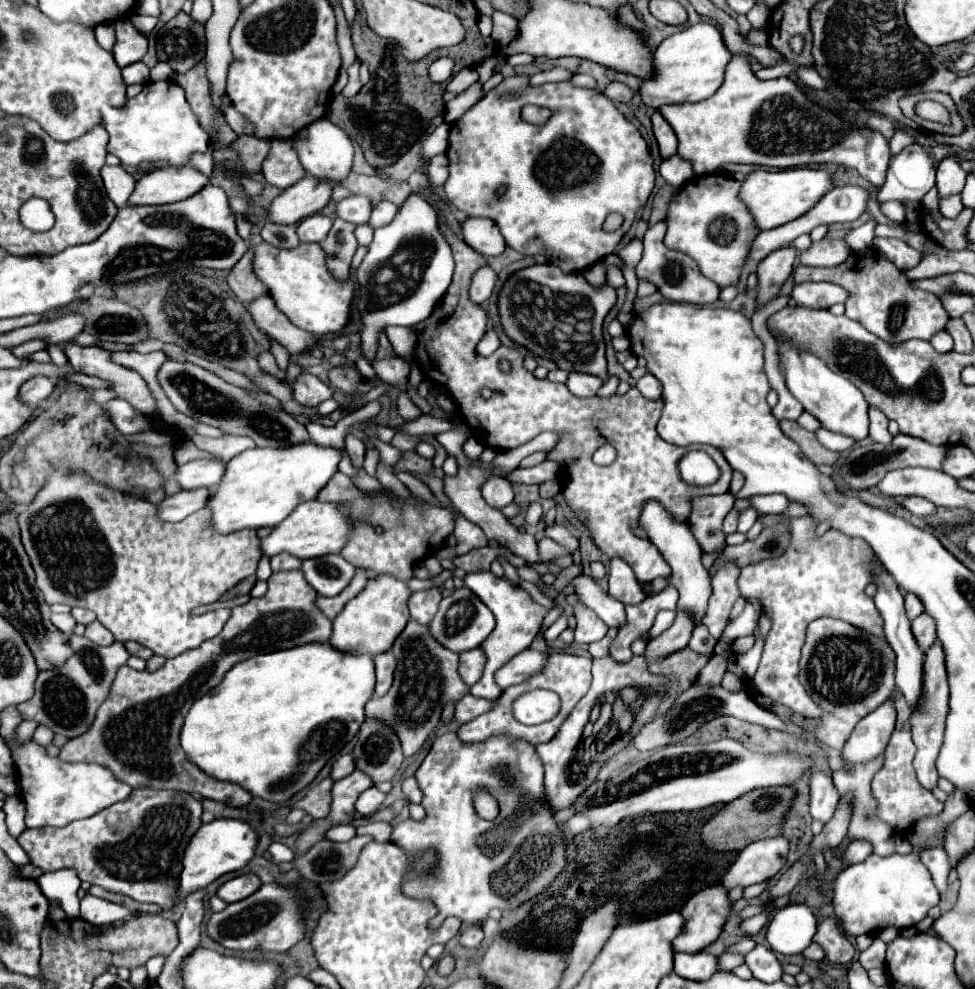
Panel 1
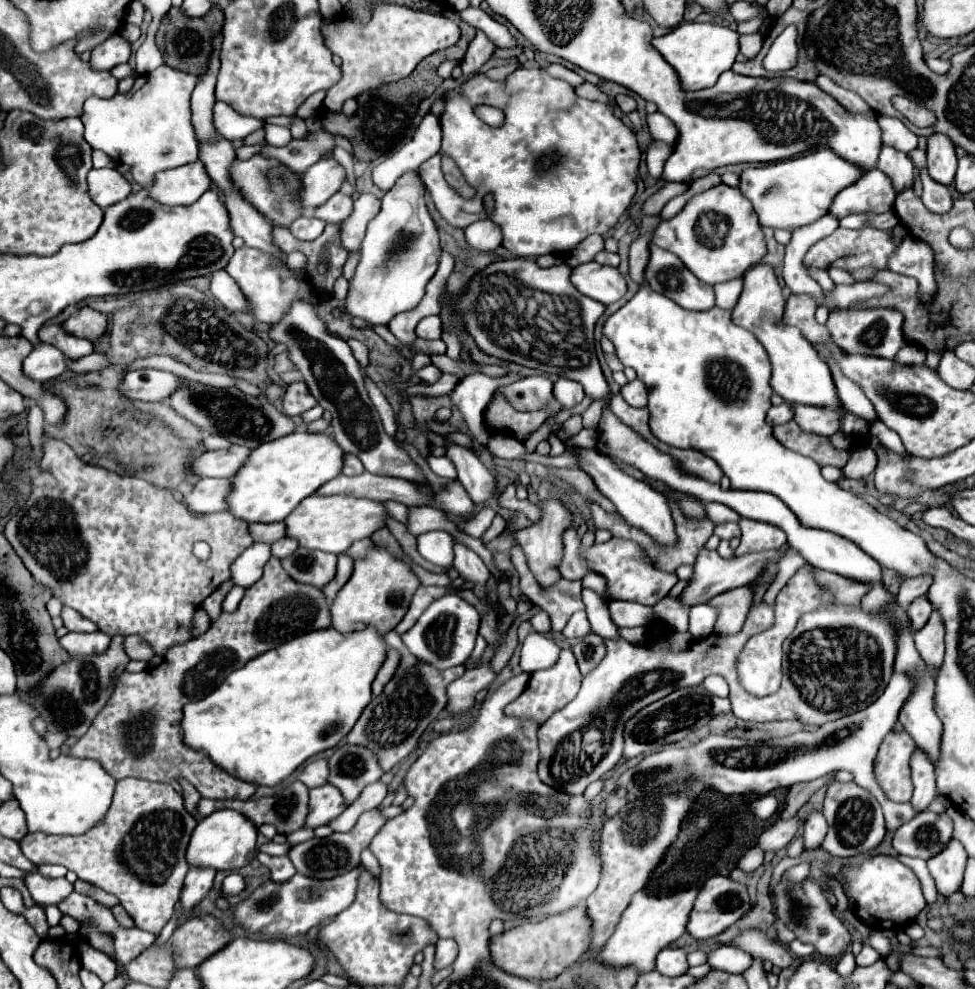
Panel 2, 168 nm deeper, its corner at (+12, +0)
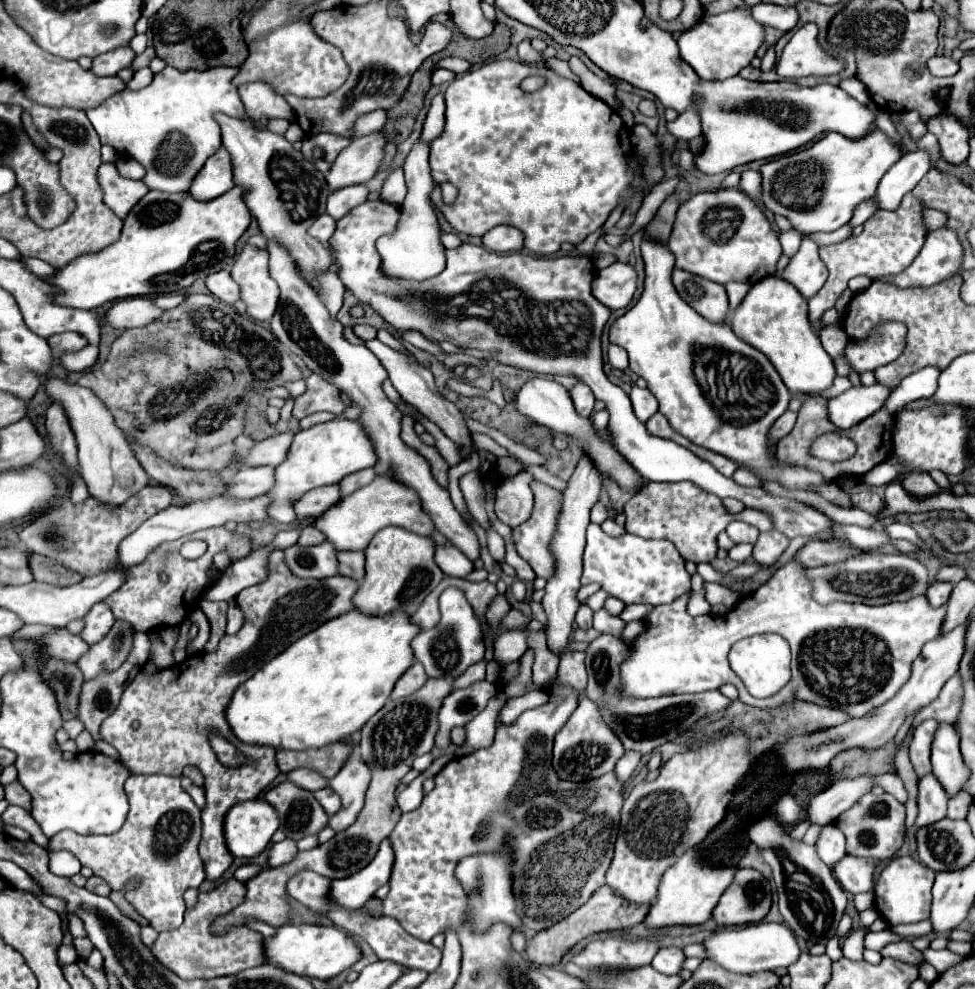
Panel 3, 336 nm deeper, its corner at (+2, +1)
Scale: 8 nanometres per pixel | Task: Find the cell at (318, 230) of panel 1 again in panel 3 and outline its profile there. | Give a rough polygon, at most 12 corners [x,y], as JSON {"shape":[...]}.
{"shape":[[322,216],[308,228],[308,234],[324,244],[334,234],[334,218]]}

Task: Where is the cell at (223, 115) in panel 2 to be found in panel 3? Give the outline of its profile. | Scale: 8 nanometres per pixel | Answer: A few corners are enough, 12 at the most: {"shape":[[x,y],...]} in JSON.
{"shape":[[224,66],[154,74],[86,114],[102,144],[186,192],[250,120]]}

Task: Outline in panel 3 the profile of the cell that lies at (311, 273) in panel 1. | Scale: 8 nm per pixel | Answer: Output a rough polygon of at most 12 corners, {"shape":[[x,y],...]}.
{"shape":[[246,244],[232,266],[250,318],[268,322],[280,298],[268,254]]}

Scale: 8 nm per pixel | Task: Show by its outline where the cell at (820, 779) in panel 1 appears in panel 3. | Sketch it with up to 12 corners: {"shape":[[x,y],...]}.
{"shape":[[836,824],[822,826],[816,852],[828,866],[846,856],[844,834]]}

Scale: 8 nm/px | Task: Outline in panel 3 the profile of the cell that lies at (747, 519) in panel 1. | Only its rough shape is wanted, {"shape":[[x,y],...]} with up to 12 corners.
{"shape":[[730,522],[726,532],[734,544],[754,544],[758,534],[754,526]]}

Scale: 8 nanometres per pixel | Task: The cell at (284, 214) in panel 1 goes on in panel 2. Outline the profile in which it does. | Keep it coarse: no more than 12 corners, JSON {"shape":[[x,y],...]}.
{"shape":[[322,159],[302,175],[302,205],[320,207],[346,181]]}

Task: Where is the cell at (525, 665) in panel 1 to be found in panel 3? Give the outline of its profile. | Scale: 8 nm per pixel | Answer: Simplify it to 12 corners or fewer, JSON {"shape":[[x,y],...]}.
{"shape":[[488,682],[454,690],[438,714],[436,746],[486,708]]}

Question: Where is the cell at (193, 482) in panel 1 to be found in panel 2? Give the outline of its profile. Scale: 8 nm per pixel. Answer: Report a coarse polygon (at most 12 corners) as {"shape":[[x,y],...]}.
{"shape":[[250,449],[206,451],[190,463],[198,477],[234,477]]}

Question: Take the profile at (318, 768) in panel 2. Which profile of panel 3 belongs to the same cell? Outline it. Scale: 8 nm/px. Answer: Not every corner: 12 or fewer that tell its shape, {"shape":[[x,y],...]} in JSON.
{"shape":[[316,770],[288,772],[288,780],[310,792],[328,786]]}

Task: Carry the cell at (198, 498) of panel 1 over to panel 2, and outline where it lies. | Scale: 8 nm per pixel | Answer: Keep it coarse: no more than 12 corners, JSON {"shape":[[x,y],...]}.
{"shape":[[200,479],[184,495],[198,513],[228,511],[230,479]]}

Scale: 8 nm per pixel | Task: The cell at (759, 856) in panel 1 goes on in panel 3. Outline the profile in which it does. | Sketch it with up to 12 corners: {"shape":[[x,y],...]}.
{"shape":[[872,776],[840,780],[814,796],[810,824],[832,824],[872,788]]}

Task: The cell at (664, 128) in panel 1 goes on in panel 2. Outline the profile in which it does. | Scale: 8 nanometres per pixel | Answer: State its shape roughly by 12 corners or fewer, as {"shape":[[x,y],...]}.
{"shape":[[658,111],[648,115],[652,137],[674,145],[678,129]]}

